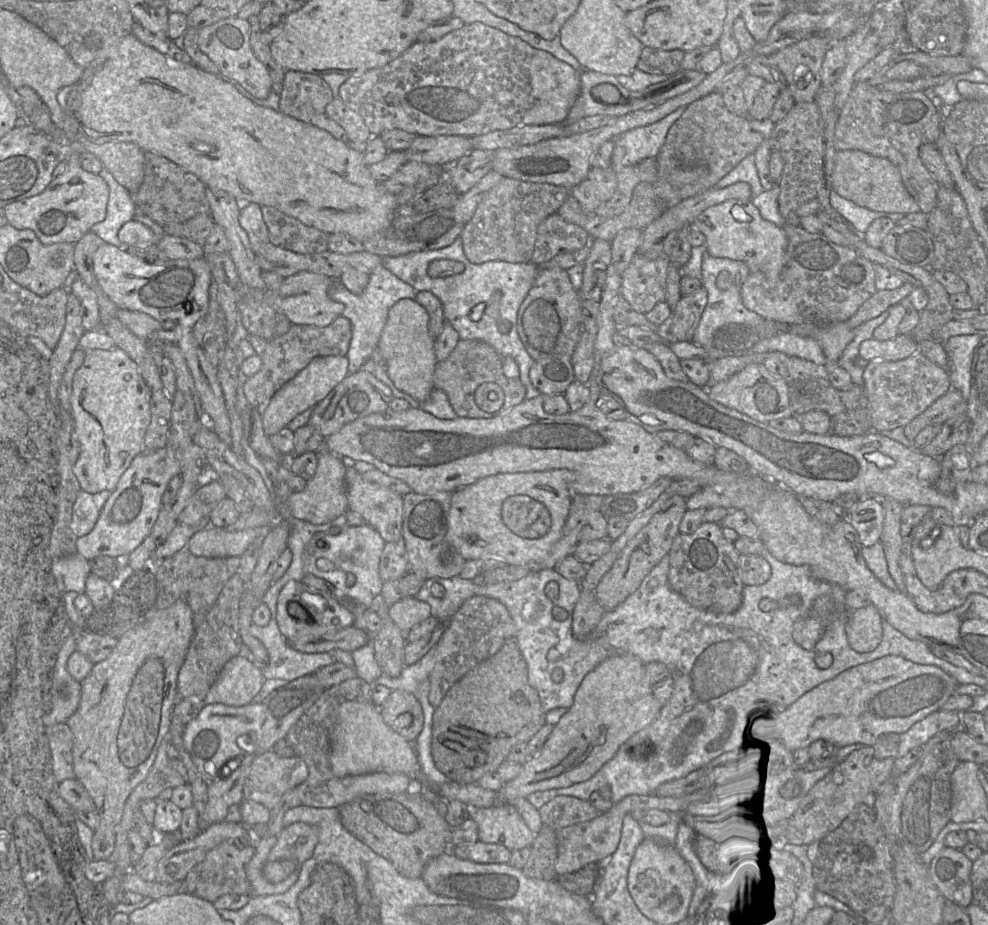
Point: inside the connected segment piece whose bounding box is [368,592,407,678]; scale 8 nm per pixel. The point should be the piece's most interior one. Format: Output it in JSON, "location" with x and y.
{"location":[389,644]}

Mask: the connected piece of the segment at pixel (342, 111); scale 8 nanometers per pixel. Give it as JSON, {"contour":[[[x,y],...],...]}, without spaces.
{"contour":[[[340,98],[327,105],[326,113],[346,131],[350,142],[368,142],[373,137],[363,118]]]}

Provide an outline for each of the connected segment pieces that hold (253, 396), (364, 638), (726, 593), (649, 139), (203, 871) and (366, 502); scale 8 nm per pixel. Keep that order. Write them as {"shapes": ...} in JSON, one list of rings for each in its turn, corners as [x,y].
{"shapes":[[[[343,316],[325,327],[292,324],[285,334],[272,339],[249,334],[247,340],[261,358],[262,366],[257,373],[248,377],[244,382],[244,393],[248,402],[263,415],[275,393],[300,373],[314,358],[346,356],[351,337],[351,323]]],[[[351,626],[319,636],[302,637],[296,641],[288,641],[288,644],[303,653],[331,653],[334,649],[351,653],[366,645],[369,639],[370,635],[365,630]]],[[[703,522],[691,534],[678,534],[669,557],[669,585],[689,604],[714,613],[727,614],[739,609],[745,586],[740,577],[740,554],[724,536],[721,523]]],[[[681,106],[666,117],[644,127],[631,129],[614,139],[614,145],[625,149],[623,166],[633,166],[645,158],[656,158],[674,122],[686,110]]],[[[224,841],[211,849],[204,859],[199,862],[183,880],[183,887],[187,893],[214,902],[224,894],[251,895],[251,884],[247,878],[245,866],[254,855],[253,845],[237,848],[231,841]]],[[[346,466],[345,474],[348,510],[362,517],[365,524],[375,529],[387,542],[403,538],[403,496],[378,484],[364,480],[352,466]]]]}

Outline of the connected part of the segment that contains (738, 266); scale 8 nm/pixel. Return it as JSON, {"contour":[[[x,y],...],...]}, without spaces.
{"contour":[[[708,251],[703,257],[700,281],[702,287],[708,292],[708,303],[692,342],[707,351],[709,361],[733,355],[733,353],[728,353],[715,346],[715,337],[720,331],[736,325],[756,327],[765,321],[760,315],[748,310],[742,302],[741,288],[749,273],[748,266],[742,261],[729,258],[715,258]]]}

